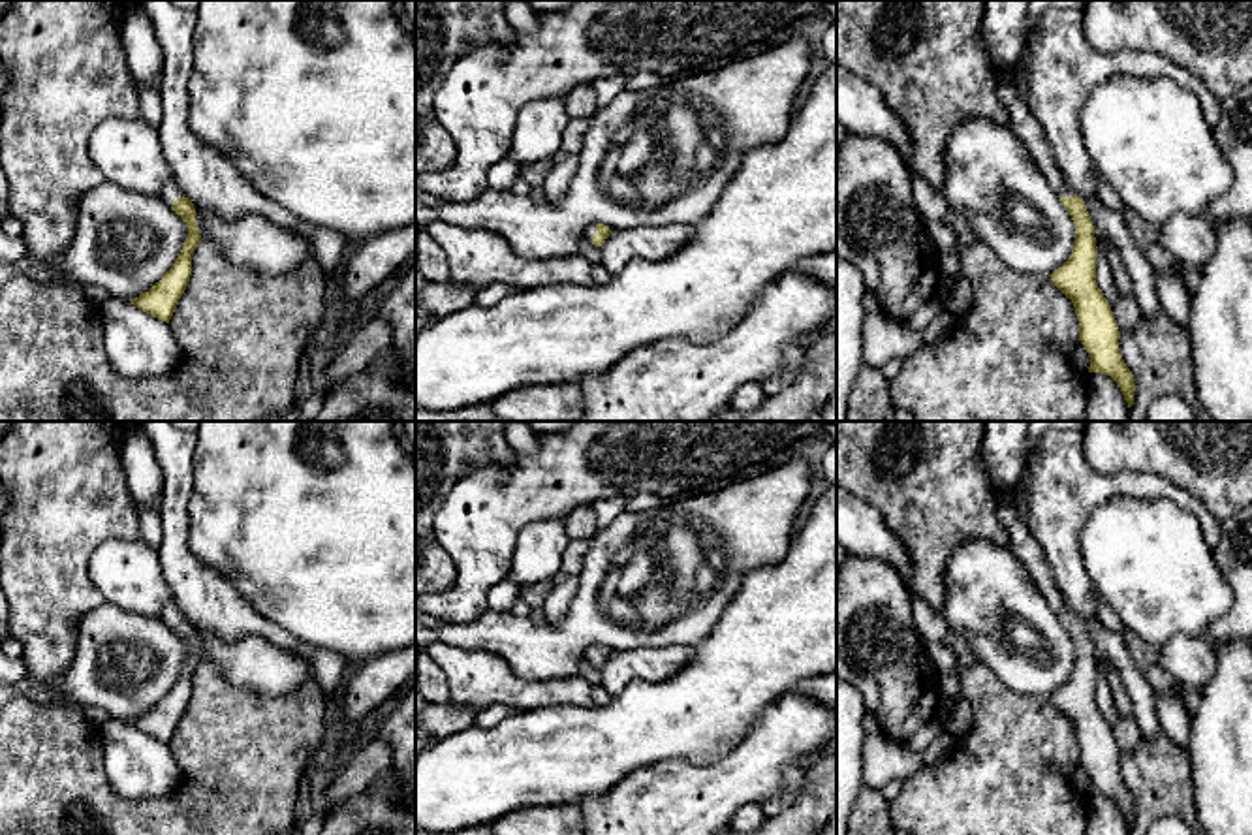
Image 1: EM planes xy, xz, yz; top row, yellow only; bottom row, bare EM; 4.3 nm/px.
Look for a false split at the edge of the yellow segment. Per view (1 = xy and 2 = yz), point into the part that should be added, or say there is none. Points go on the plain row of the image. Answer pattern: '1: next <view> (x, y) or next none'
1: next xy (170, 614)
2: next yz (1004, 442)

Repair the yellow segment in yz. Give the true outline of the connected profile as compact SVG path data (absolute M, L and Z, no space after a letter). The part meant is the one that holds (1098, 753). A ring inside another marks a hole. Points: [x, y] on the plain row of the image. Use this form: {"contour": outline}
{"contour": "M985 421L981 457L987 468L998 517L1009 536L1009 549L1051 609L1060 617L1075 647L1075 662L1068 683L1049 698L1072 720L1079 741L1079 762L1088 773L1088 794L1111 797L1120 809L1128 829L1134 824L1134 796L1126 788L1119 760L1120 752L1109 722L1096 703L1096 658L1085 622L1066 606L1043 551L1015 508L1013 491L1026 466L1028 421Z"}

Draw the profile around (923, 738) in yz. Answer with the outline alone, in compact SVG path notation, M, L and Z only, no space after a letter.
M931 720L923 724L908 741L906 747L921 754L934 743L934 739L942 733L942 726L938 720Z

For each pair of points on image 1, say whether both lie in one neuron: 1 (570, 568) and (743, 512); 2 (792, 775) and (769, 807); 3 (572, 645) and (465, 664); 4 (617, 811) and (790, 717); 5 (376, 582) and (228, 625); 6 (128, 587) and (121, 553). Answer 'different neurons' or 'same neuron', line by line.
1: different neurons
2: same neuron
3: different neurons
4: same neuron
5: different neurons
6: same neuron

